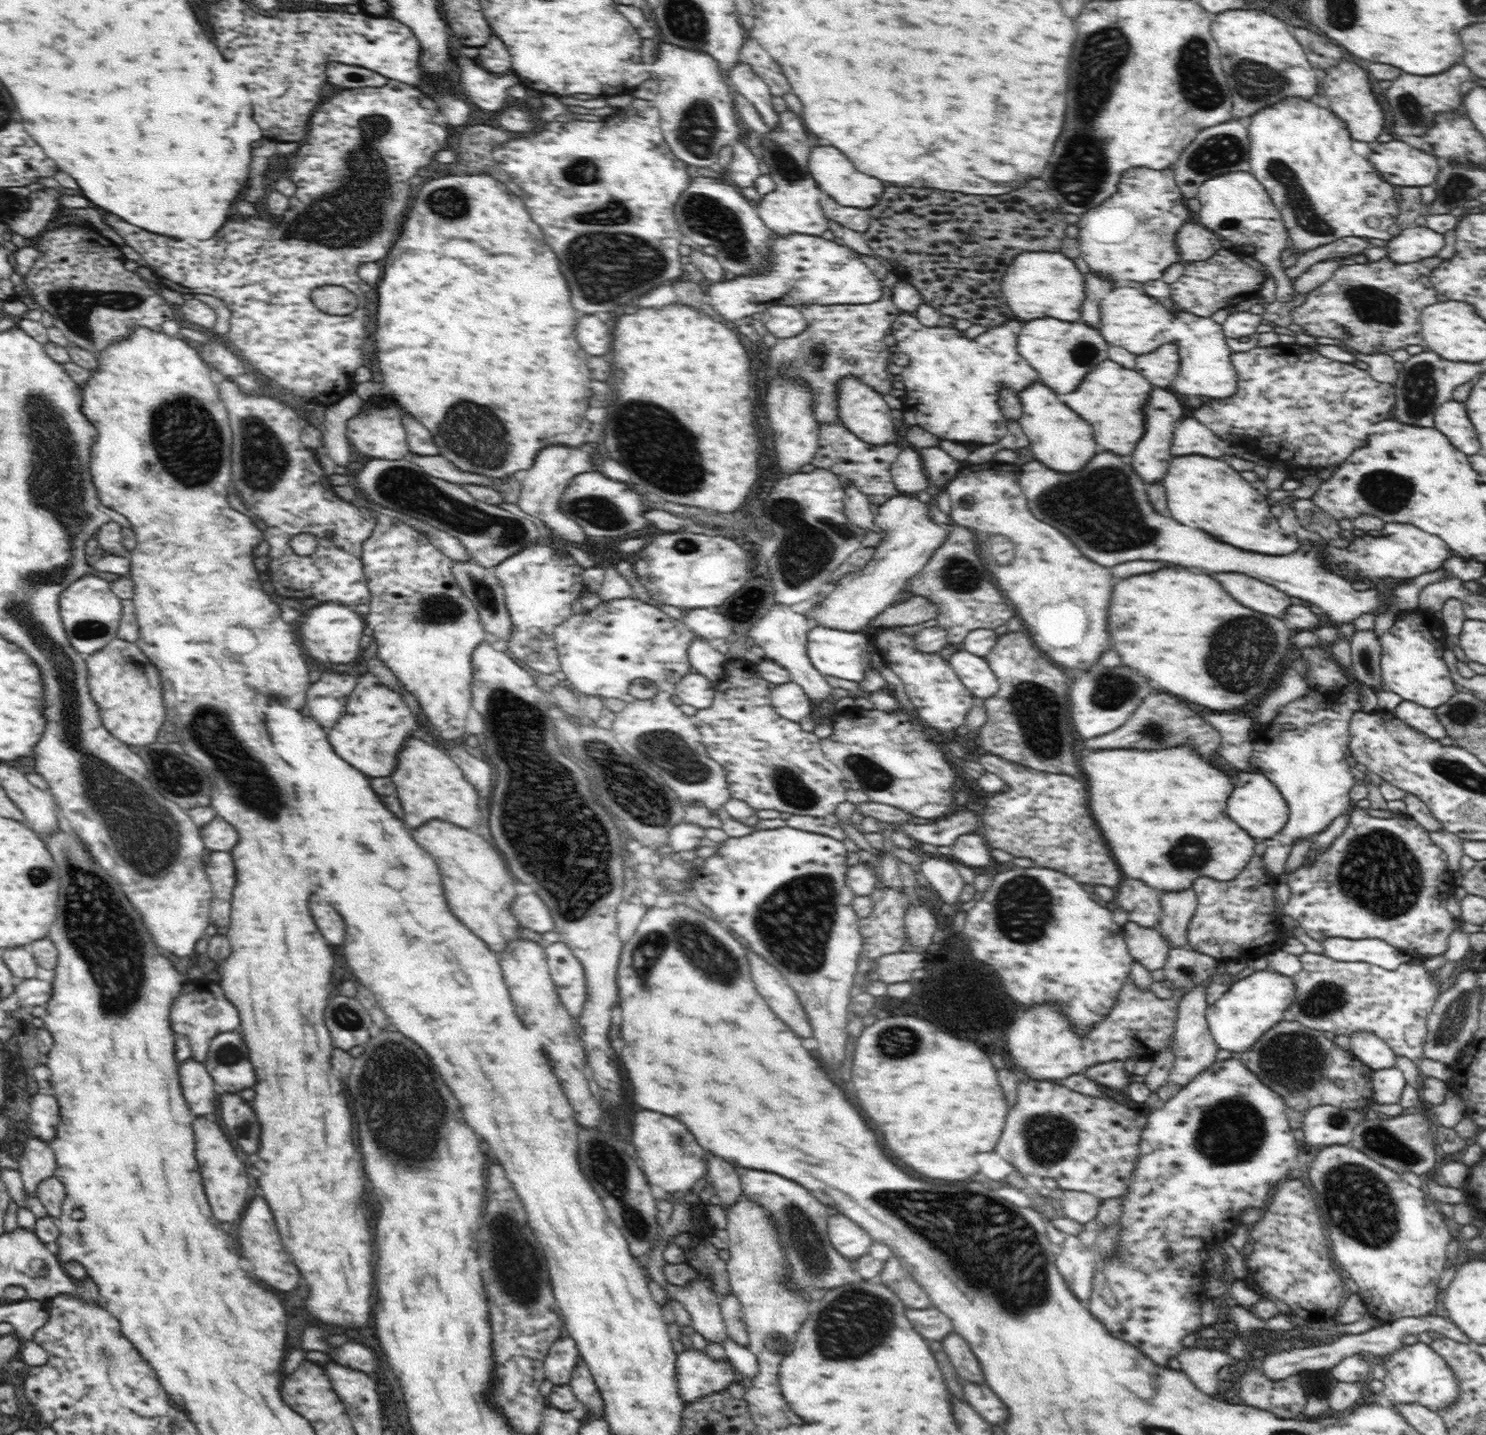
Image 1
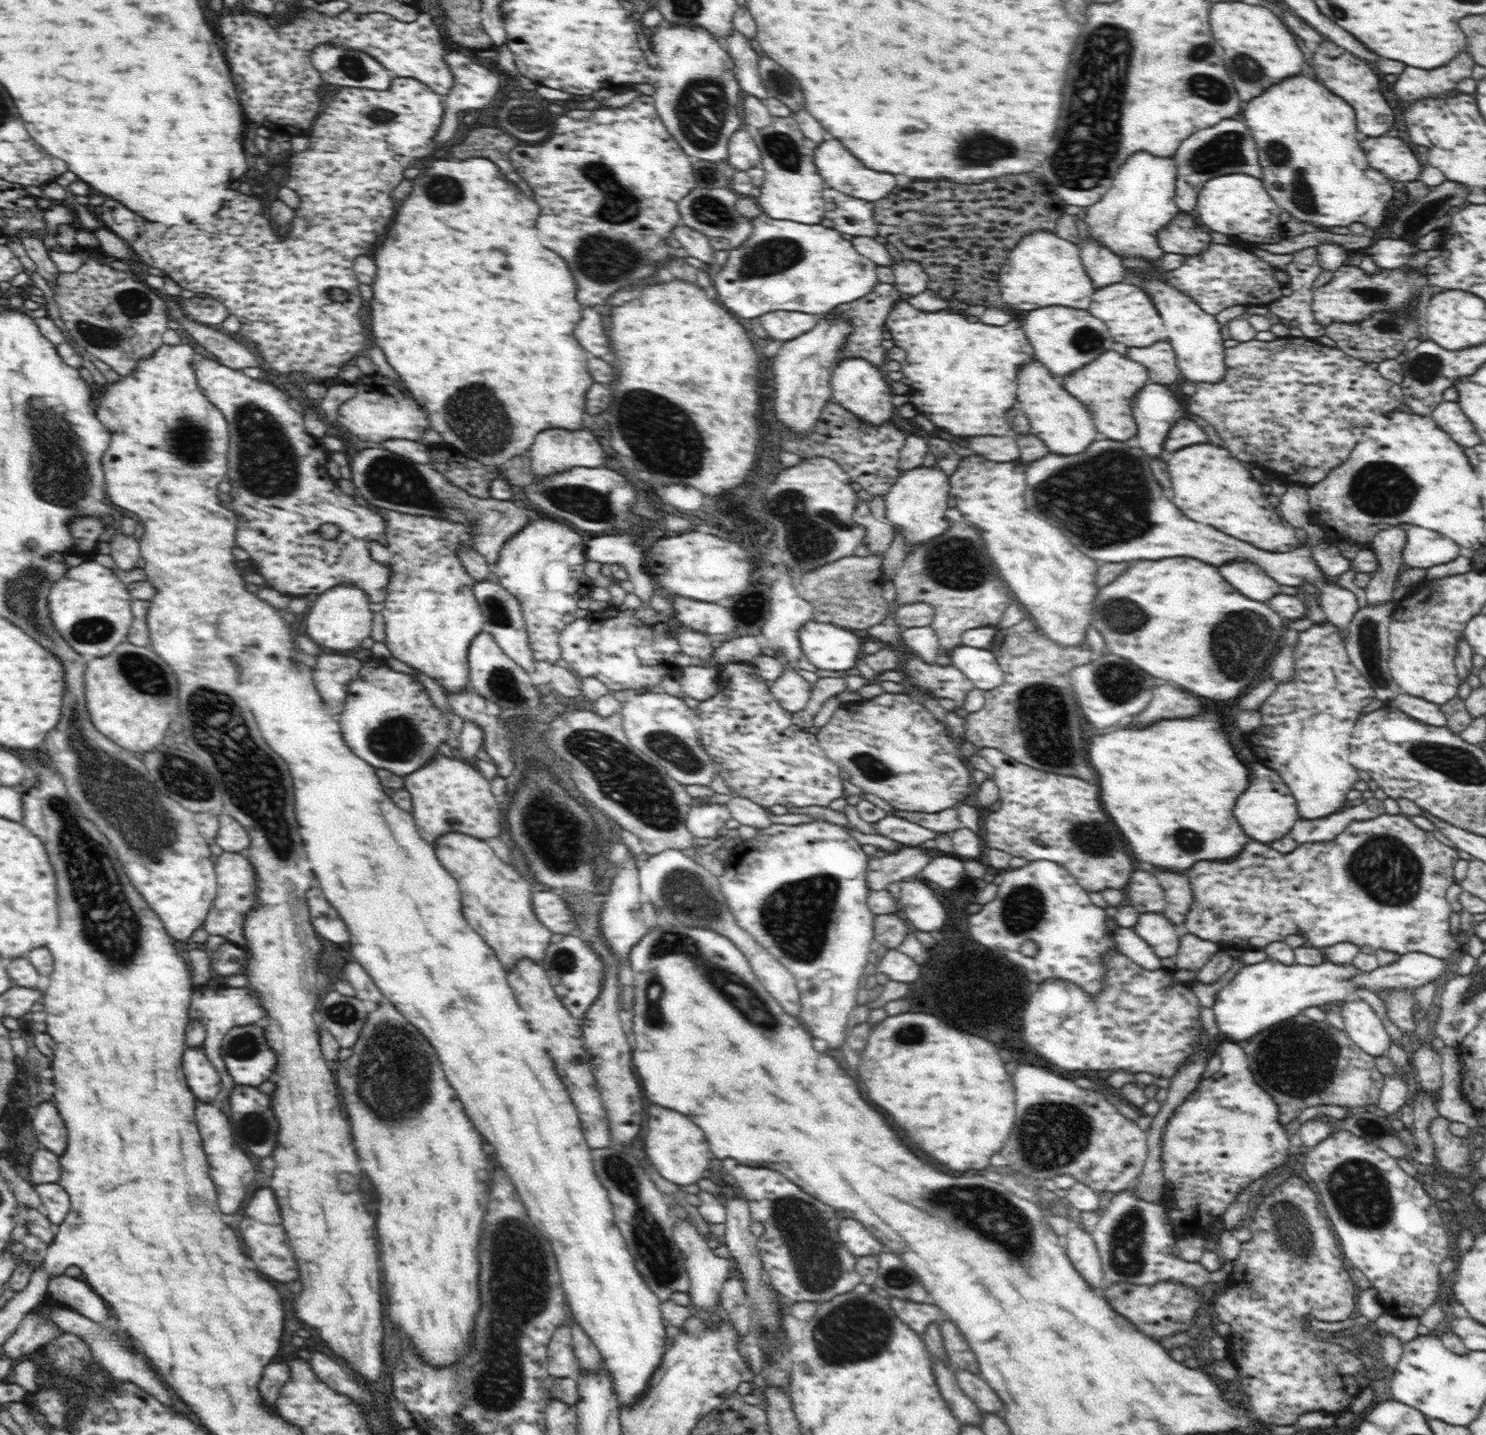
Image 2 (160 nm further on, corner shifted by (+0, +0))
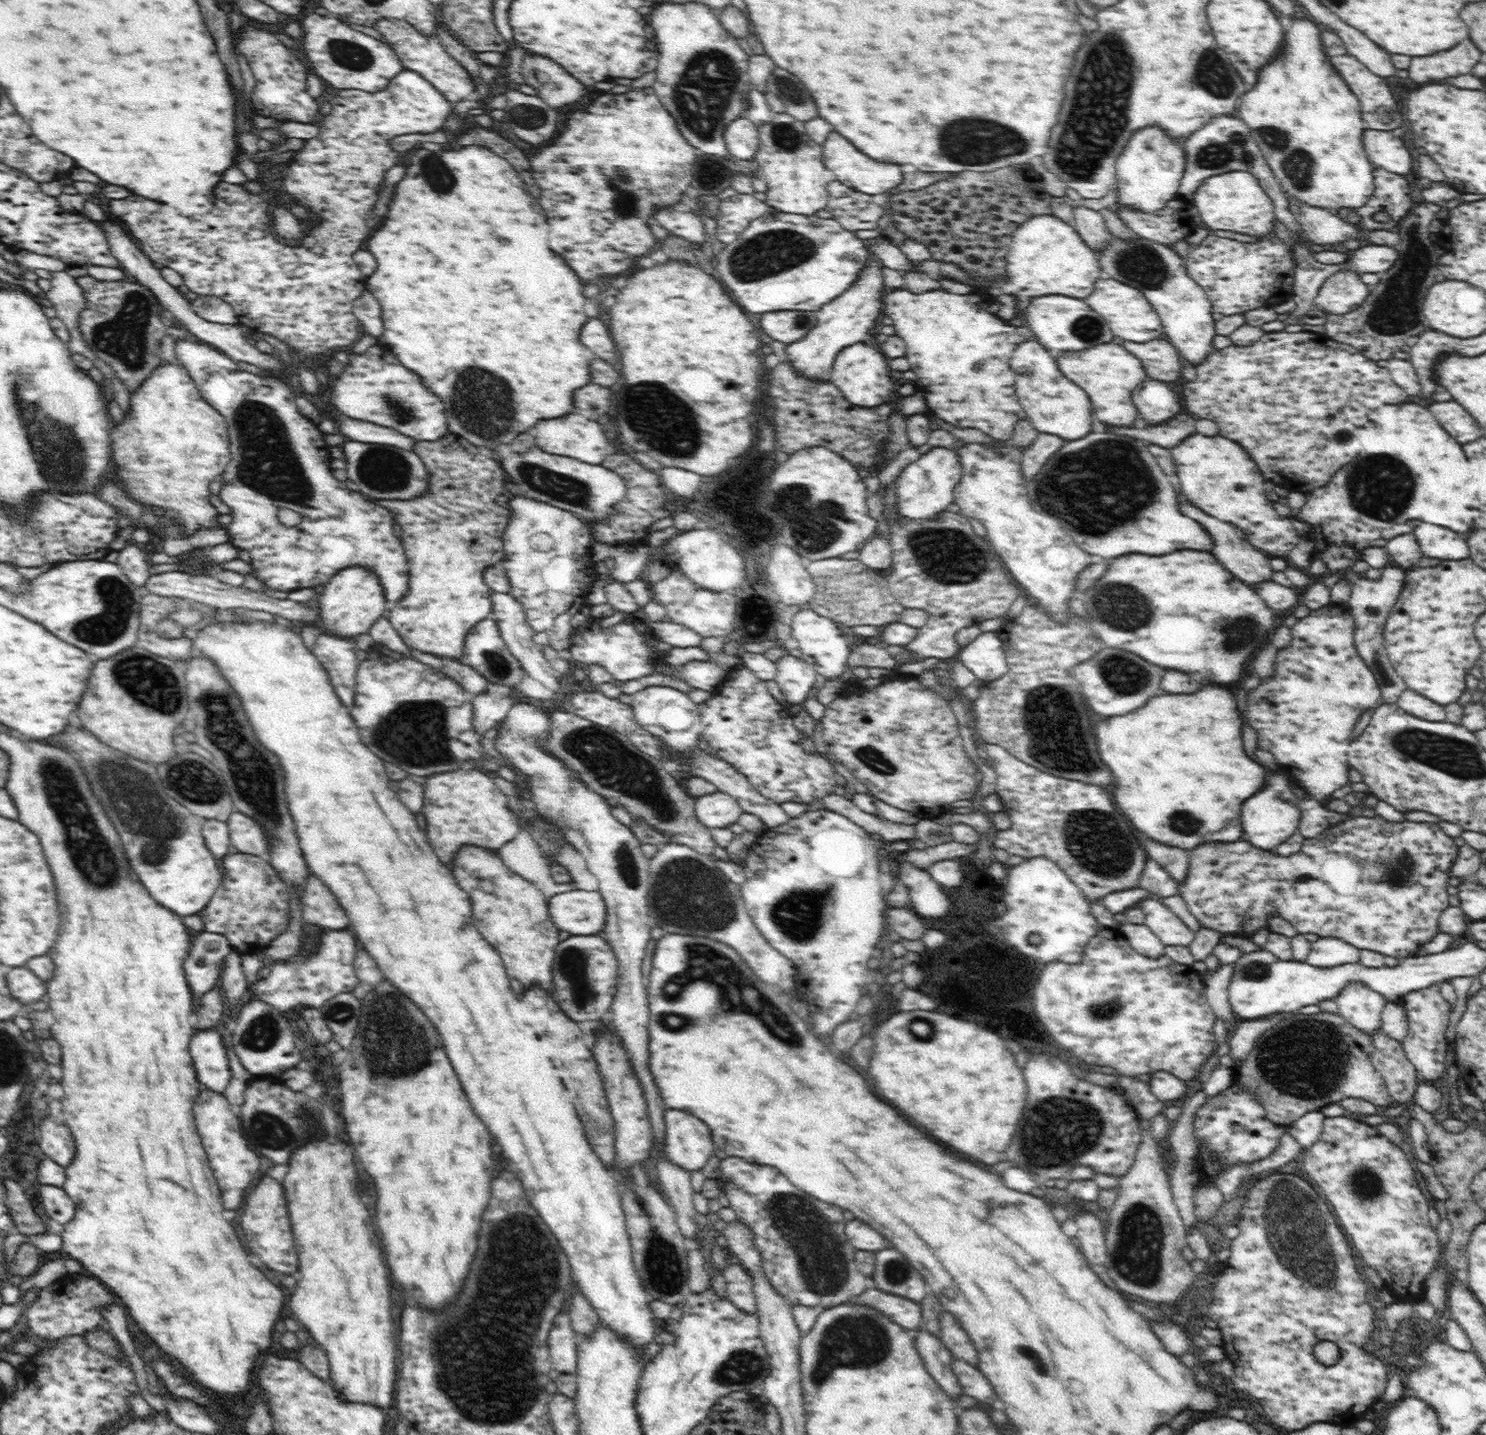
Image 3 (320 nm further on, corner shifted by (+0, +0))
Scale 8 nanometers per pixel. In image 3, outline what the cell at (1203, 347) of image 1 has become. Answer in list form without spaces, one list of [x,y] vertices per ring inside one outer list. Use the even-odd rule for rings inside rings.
[[[1112,237],[1111,241],[1098,254],[1098,263],[1103,276],[1137,288],[1146,297],[1146,300],[1154,307],[1160,317],[1163,326],[1163,338],[1166,336],[1174,348],[1177,348],[1183,363],[1191,362],[1194,366],[1199,365],[1210,353],[1214,352],[1212,340],[1216,336],[1216,331],[1214,331],[1215,320],[1212,317],[1213,308],[1208,302],[1208,295],[1206,295],[1204,288],[1200,287],[1187,274],[1185,258],[1180,257],[1180,254],[1170,248],[1170,245],[1156,243],[1144,237],[1129,241]]]

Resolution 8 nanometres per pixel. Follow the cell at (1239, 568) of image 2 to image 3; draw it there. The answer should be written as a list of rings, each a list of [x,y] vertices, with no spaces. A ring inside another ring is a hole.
[[[1180,494],[1178,496],[1178,500],[1180,500],[1180,504],[1184,504],[1184,506],[1180,506],[1180,510],[1184,512],[1184,514],[1188,514],[1190,518],[1194,518],[1196,522],[1199,522],[1204,526],[1204,530],[1210,534],[1210,538],[1212,542],[1214,542],[1214,556],[1224,564],[1224,568],[1226,570],[1230,570],[1238,580],[1242,580],[1242,582],[1246,582],[1246,585],[1255,588],[1258,583],[1262,581],[1267,581],[1272,578],[1272,567],[1270,567],[1270,559],[1268,555],[1263,551],[1258,550],[1256,547],[1253,547],[1252,544],[1248,544],[1248,540],[1246,540],[1246,536],[1244,536],[1244,531],[1240,532],[1236,526],[1232,526],[1232,524],[1222,524],[1222,520],[1216,520],[1216,518],[1212,518],[1212,516],[1206,516],[1200,508],[1194,508],[1194,506],[1190,506],[1190,502]]]

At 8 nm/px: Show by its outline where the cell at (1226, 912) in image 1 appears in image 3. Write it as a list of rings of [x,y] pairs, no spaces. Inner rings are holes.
[[[1362,815],[1346,819],[1339,822],[1336,826],[1328,828],[1320,833],[1318,838],[1310,838],[1302,842],[1300,852],[1290,854],[1290,856],[1280,856],[1274,854],[1271,850],[1262,850],[1252,846],[1245,838],[1233,840],[1232,842],[1218,841],[1213,843],[1202,843],[1195,849],[1189,851],[1190,864],[1184,880],[1179,884],[1179,896],[1184,899],[1188,910],[1196,917],[1204,927],[1216,930],[1225,935],[1240,935],[1249,937],[1258,932],[1261,928],[1269,928],[1267,924],[1270,915],[1280,915],[1284,920],[1288,920],[1298,933],[1305,934],[1310,938],[1336,937],[1342,939],[1348,944],[1352,944],[1359,949],[1371,950],[1380,953],[1383,956],[1394,956],[1402,959],[1414,956],[1416,948],[1430,941],[1438,934],[1439,916],[1443,910],[1448,908],[1448,887],[1450,886],[1451,877],[1449,868],[1456,858],[1459,847],[1453,838],[1444,833],[1444,829],[1436,823],[1412,822],[1404,820],[1403,822],[1390,822],[1374,815],[1372,818],[1366,818]]]

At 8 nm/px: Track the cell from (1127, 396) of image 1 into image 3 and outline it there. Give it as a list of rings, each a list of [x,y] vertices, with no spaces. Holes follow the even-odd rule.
[[[1112,342],[1097,344],[1079,351],[1062,351],[1054,355],[1058,368],[1073,383],[1080,385],[1092,400],[1092,416],[1108,427],[1127,427],[1138,418],[1138,410],[1132,402],[1132,391],[1148,380],[1142,362],[1122,345]]]

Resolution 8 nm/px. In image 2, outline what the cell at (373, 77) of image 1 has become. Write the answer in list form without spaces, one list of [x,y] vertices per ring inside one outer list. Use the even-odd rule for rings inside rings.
[[[322,46],[310,58],[324,82],[336,86],[384,91],[390,88],[395,77],[380,61],[360,50]]]

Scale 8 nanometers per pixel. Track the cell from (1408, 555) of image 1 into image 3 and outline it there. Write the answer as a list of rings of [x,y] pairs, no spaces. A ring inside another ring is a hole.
[[[1418,524],[1413,533],[1418,538],[1424,556],[1440,560],[1462,560],[1470,556],[1466,538],[1450,532],[1448,528],[1440,528],[1436,524]]]

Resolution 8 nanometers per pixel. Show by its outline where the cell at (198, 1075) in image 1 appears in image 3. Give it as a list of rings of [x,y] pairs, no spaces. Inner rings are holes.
[[[218,1029],[196,1031],[189,1044],[189,1052],[202,1089],[224,1093],[232,1078],[232,1071]]]

